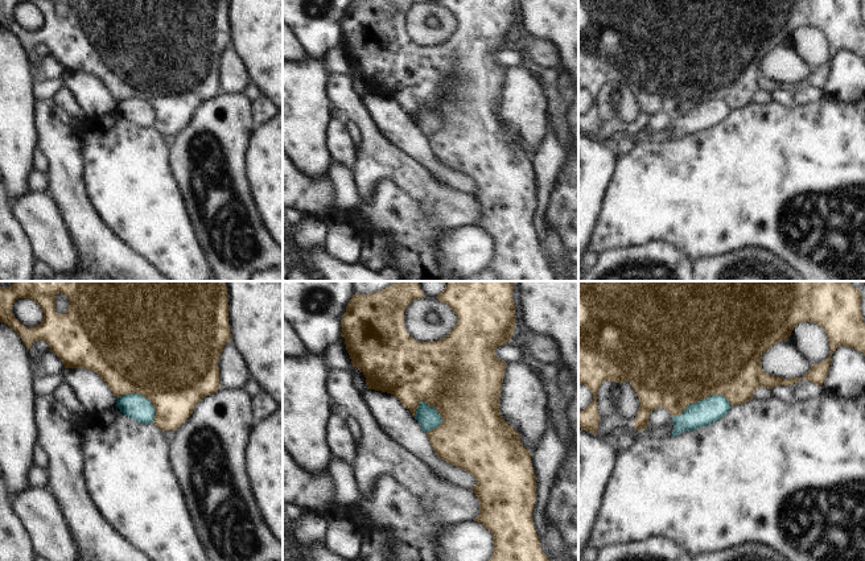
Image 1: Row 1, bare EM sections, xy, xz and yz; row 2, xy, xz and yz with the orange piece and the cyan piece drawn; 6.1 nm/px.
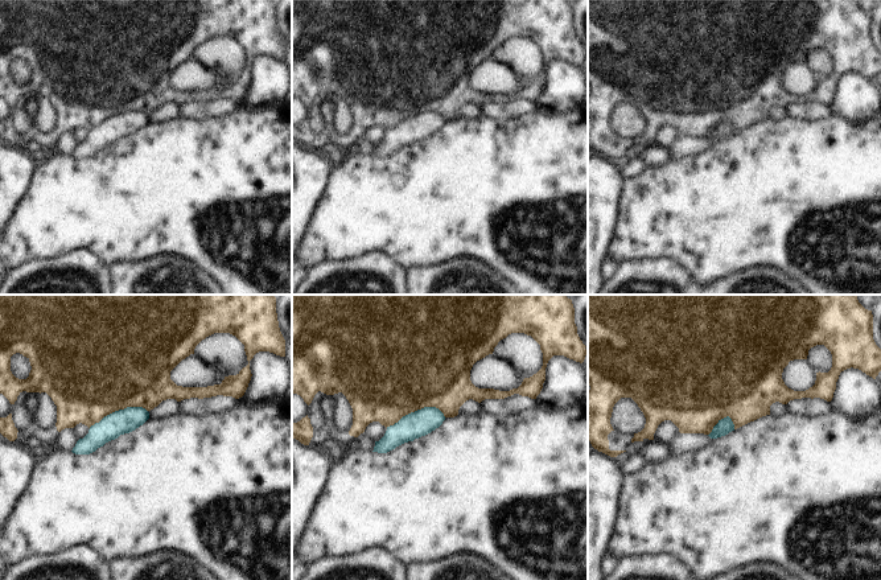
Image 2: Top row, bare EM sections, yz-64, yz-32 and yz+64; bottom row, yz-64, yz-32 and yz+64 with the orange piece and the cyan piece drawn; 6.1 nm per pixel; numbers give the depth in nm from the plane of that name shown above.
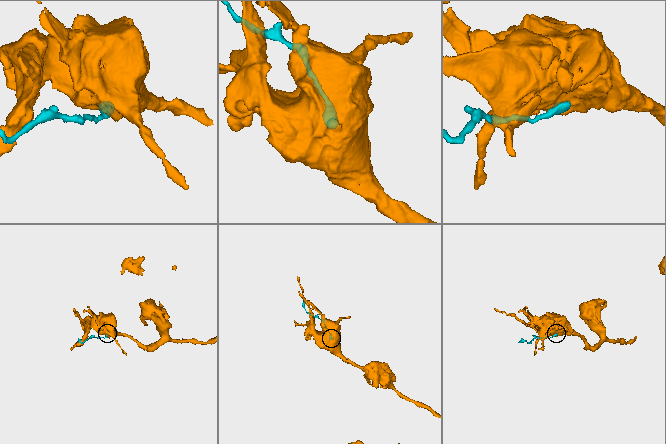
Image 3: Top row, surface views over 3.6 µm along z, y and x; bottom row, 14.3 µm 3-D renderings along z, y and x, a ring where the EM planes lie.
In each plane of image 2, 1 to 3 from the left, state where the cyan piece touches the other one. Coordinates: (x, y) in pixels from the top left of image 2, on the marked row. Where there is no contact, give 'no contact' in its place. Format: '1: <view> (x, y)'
1: yz-64 (118, 410)
2: yz-32 (415, 410)
3: yz+64 (717, 422)

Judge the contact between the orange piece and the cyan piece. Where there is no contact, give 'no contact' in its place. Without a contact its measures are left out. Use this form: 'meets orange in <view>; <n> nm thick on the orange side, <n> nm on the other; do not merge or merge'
meets orange in yz; 500 nm thick on the orange side, 160 nm on the other; do not merge

